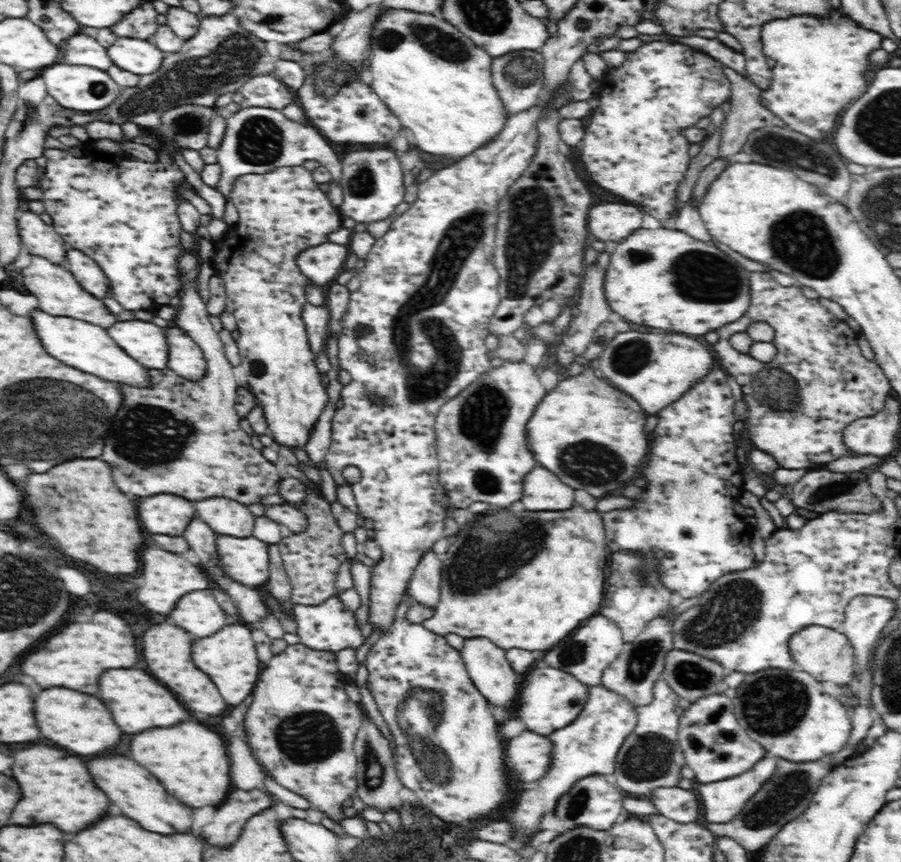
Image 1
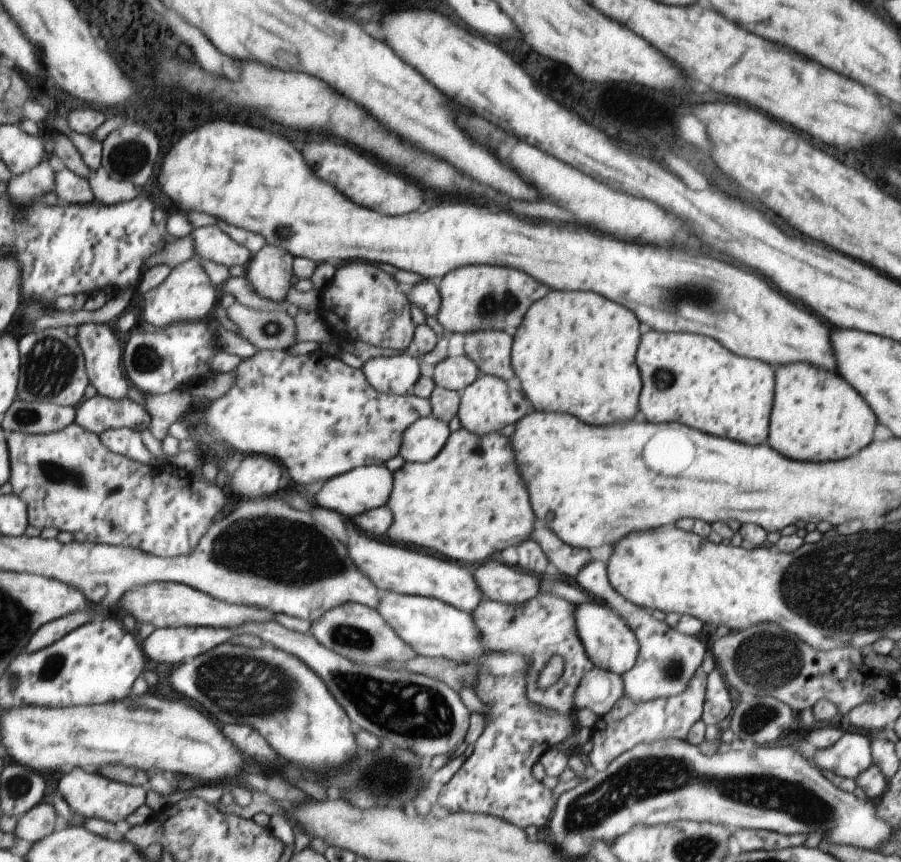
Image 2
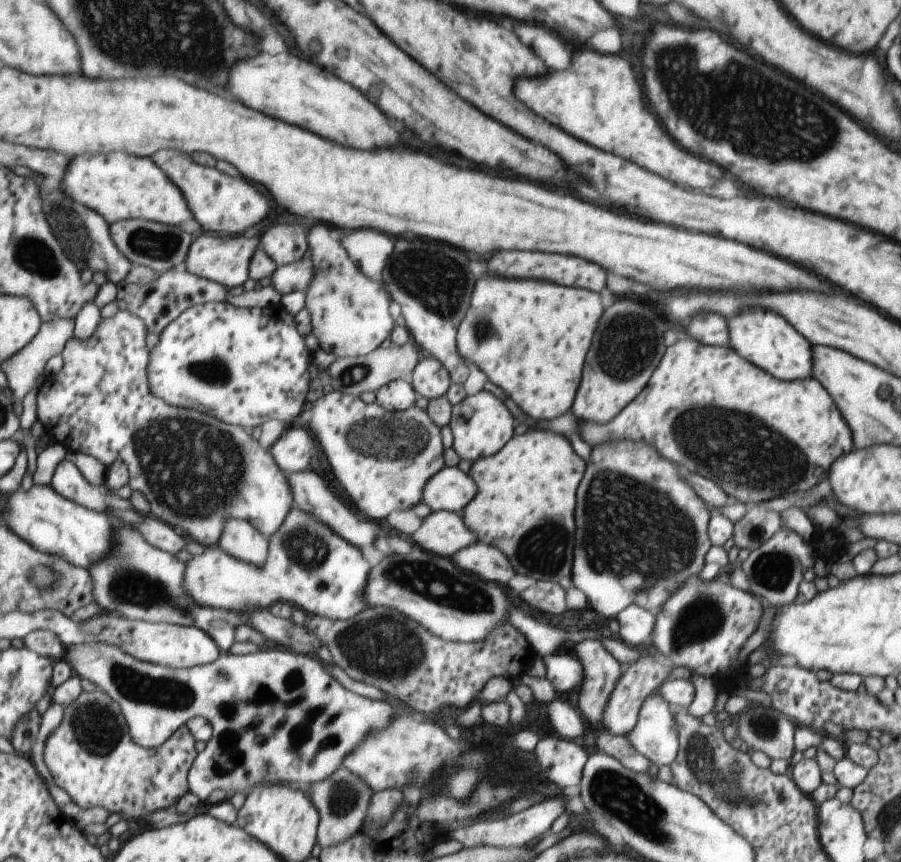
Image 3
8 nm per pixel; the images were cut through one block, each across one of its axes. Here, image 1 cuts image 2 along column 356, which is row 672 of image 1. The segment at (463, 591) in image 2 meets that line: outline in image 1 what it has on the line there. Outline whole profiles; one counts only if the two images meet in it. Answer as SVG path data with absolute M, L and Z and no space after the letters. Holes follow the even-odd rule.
M552 667L534 668L528 672L522 690L520 690L520 704L518 704L518 718L526 724L526 730L532 730L538 735L552 735L581 714L589 695L589 688L583 686L574 675Z

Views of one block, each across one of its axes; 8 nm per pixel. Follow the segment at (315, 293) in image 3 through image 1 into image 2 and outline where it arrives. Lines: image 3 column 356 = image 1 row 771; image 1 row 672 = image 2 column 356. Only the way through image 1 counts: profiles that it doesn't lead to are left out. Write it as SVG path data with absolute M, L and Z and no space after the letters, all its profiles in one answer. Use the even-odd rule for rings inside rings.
M348 262L335 273L329 287L322 291L319 310L341 339L352 338L380 348L408 348L416 328L410 318L408 298L398 292L396 280L364 262Z

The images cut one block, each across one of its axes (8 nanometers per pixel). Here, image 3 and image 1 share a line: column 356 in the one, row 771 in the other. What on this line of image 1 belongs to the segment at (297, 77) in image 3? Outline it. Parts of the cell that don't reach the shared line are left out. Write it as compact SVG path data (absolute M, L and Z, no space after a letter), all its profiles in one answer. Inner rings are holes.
M124 756L114 758L96 758L88 764L88 770L92 774L92 780L100 790L106 792L106 796L116 804L128 818L138 820L142 828L150 832L182 832L182 828L192 826L192 810L182 808L174 796L166 796L166 790L146 768L138 766L134 760Z

